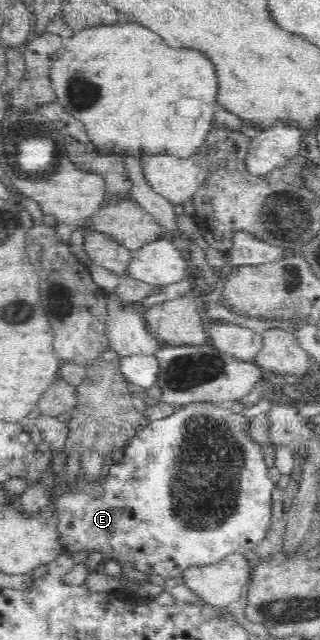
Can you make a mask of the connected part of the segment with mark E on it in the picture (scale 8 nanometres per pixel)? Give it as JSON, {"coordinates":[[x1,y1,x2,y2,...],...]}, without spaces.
{"coordinates":[[192,402,189,404,186,404,185,406,175,408,174,413,172,415,167,415,166,417,163,417,162,419,155,419,154,421,148,420,147,425,145,425,143,428,139,427,137,429,136,435,133,435,128,440,128,445,126,445,126,449,124,449,124,459,120,460,118,463,111,466,110,472,102,474,95,483,86,484,83,480,82,472,80,473,80,483,79,487,68,489,70,485,67,485,66,493,63,496,60,496,59,499,56,499,56,501,51,502,50,506,53,510,56,510,55,512,55,519,58,521,58,533,61,539,61,544,65,546,65,553,66,554,74,554,76,552,82,552,82,551,96,551,98,553,101,553,104,555,104,559,113,559,114,561,118,561,117,563,128,563,130,567,134,567,136,571,140,571,140,573,149,573,149,575,160,575,161,578,164,578,166,580,167,578,179,578,182,576,182,573,184,570,188,569,192,566,203,566,208,564,216,563,218,560,221,560,222,558,225,558,228,554,233,554,234,552,238,552,240,554,246,554,249,552,254,552,255,547,266,537,266,532,269,530,271,525,271,517,272,517,272,492,277,487,274,483,272,483,272,479,268,477,268,468,265,465,264,461,264,455,263,455,263,449,262,445,258,444,256,440,252,440,250,436,248,436,248,418,246,416,242,415,238,412,233,412,231,408,228,406,228,404,215,404,212,402]]}

